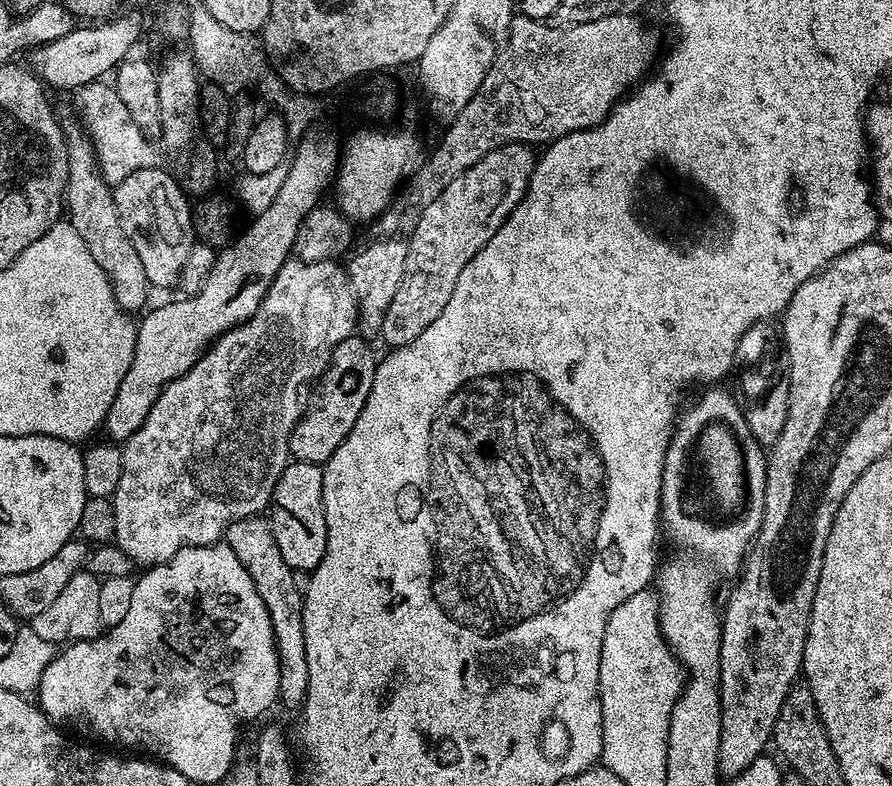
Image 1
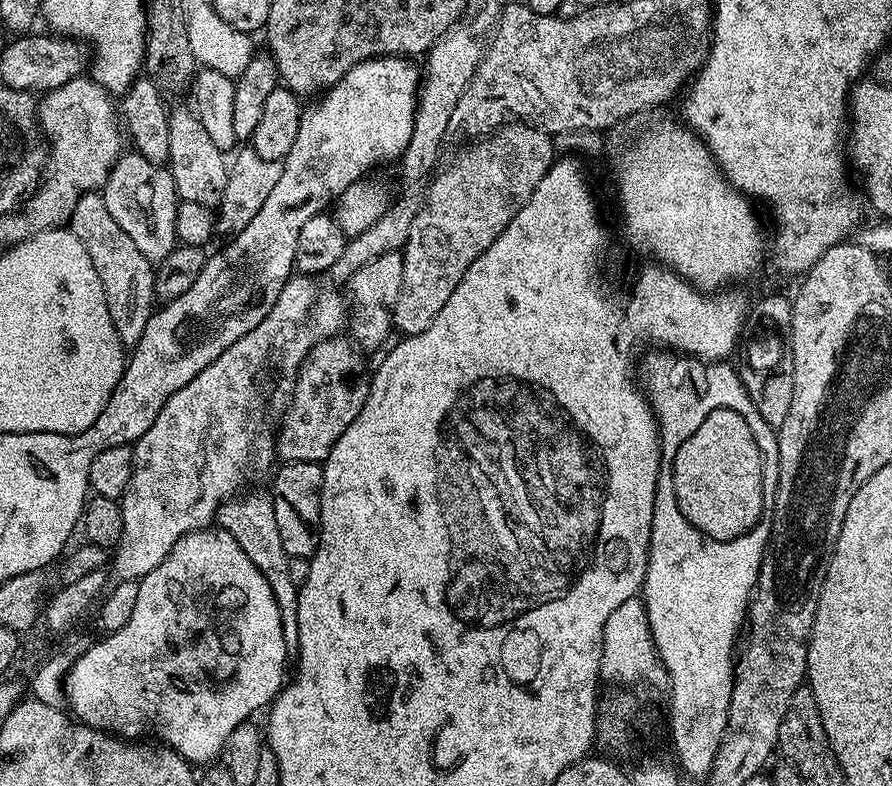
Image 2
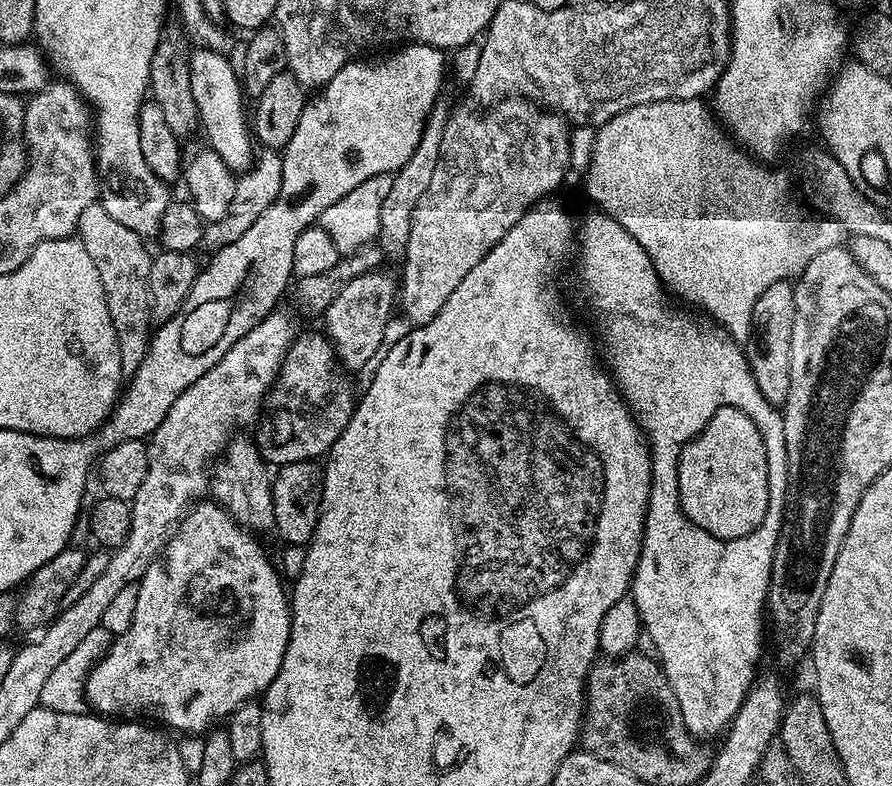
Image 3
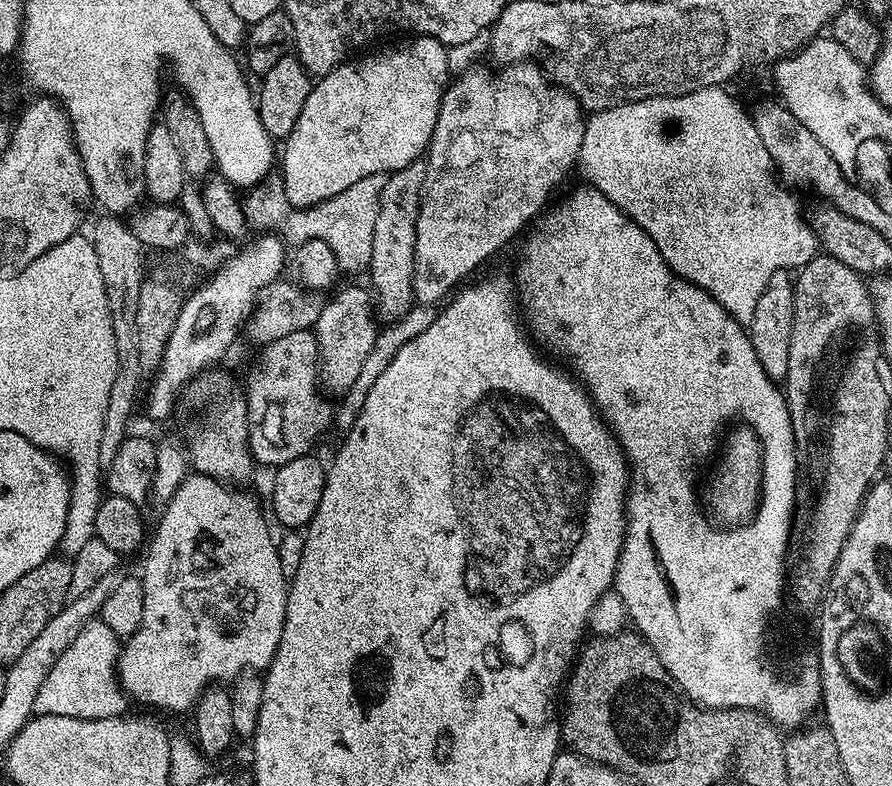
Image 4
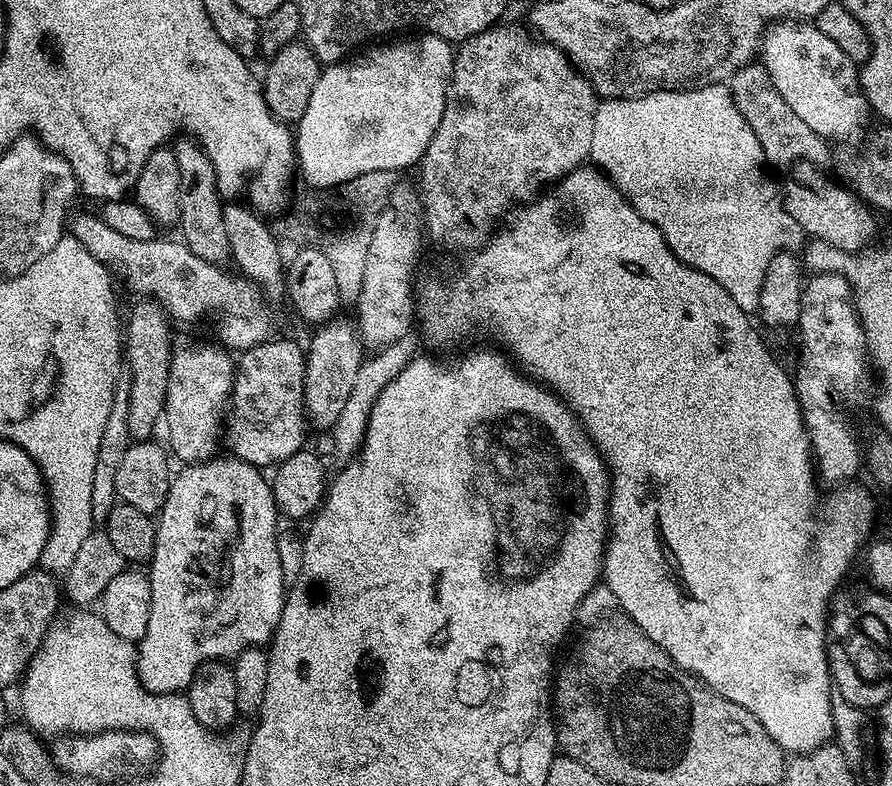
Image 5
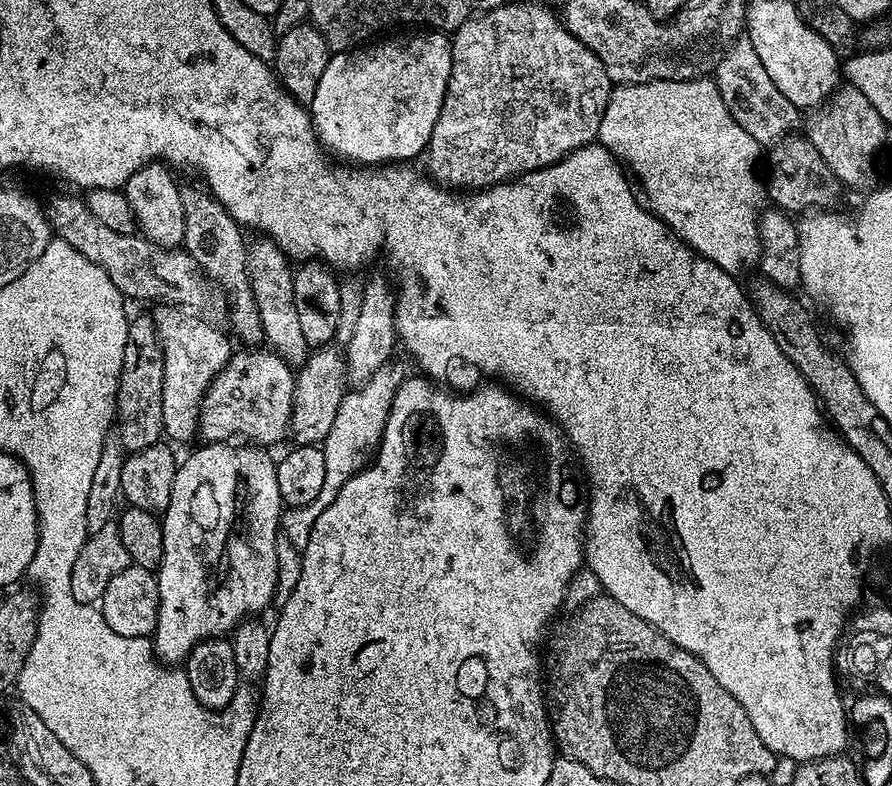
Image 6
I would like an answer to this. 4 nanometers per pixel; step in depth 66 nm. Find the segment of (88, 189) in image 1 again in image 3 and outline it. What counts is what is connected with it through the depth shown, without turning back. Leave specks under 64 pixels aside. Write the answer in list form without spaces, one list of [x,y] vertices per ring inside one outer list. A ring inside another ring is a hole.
[[[99,202],[86,206],[86,210],[82,210],[78,238],[82,246],[86,246],[94,267],[98,269],[98,278],[102,278],[102,290],[106,294],[106,310],[110,310],[110,322],[114,322],[114,334],[118,338],[118,358],[122,362],[122,377],[130,378],[136,373],[138,366],[142,366],[142,358],[146,358],[150,331],[154,324],[152,303],[148,293],[153,253],[148,252],[147,246],[144,245],[147,244],[145,237],[122,226],[122,222],[116,221],[115,218],[110,218],[108,210]]]

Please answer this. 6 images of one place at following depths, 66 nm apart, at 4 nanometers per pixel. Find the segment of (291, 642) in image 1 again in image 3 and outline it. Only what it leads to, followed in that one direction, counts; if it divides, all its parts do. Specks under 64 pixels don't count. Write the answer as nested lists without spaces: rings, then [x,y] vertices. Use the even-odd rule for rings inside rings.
[[[233,435],[222,453],[222,458],[215,461],[214,471],[210,476],[210,492],[211,495],[216,495],[213,496],[215,503],[224,507],[243,528],[253,534],[268,531],[271,533],[276,523],[270,468],[260,455],[260,449],[256,447],[255,441],[244,436],[247,435]]]

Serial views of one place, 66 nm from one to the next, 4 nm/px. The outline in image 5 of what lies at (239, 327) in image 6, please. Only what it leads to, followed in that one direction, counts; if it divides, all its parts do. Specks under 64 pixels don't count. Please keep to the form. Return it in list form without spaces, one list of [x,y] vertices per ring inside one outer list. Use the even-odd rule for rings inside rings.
[[[194,138],[177,139],[171,145],[174,158],[178,158],[178,221],[179,235],[183,243],[198,258],[213,262],[227,261],[230,256],[230,238],[226,234],[224,221],[224,205],[221,193],[216,186],[214,162],[206,154],[204,145]],[[180,140],[180,141],[179,141]],[[221,199],[221,200],[220,200]],[[184,235],[184,236],[183,236]]]

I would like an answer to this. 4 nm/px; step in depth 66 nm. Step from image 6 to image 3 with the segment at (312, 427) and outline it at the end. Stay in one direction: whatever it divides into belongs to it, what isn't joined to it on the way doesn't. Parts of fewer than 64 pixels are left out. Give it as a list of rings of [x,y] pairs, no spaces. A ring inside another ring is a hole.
[[[384,271],[358,274],[358,278],[353,278],[322,314],[322,328],[332,341],[336,359],[352,374],[358,373],[363,363],[377,353],[378,346],[382,345],[386,324],[392,319],[398,304],[397,277],[394,278]]]

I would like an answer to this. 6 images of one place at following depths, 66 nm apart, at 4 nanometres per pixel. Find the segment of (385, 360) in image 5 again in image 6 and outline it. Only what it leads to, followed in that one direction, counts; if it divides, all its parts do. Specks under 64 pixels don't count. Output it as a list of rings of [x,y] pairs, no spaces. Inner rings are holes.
[[[391,360],[379,368],[373,377],[364,384],[349,389],[344,393],[343,400],[338,406],[337,415],[323,444],[323,458],[326,461],[326,476],[328,479],[322,486],[322,491],[312,503],[306,506],[285,509],[281,513],[281,531],[283,537],[290,541],[295,548],[303,549],[310,538],[318,517],[327,506],[338,496],[338,491],[349,481],[350,477],[367,467],[370,457],[380,443],[389,418],[390,406],[393,405],[394,395],[401,388],[401,383],[407,379],[408,372],[398,363]]]

